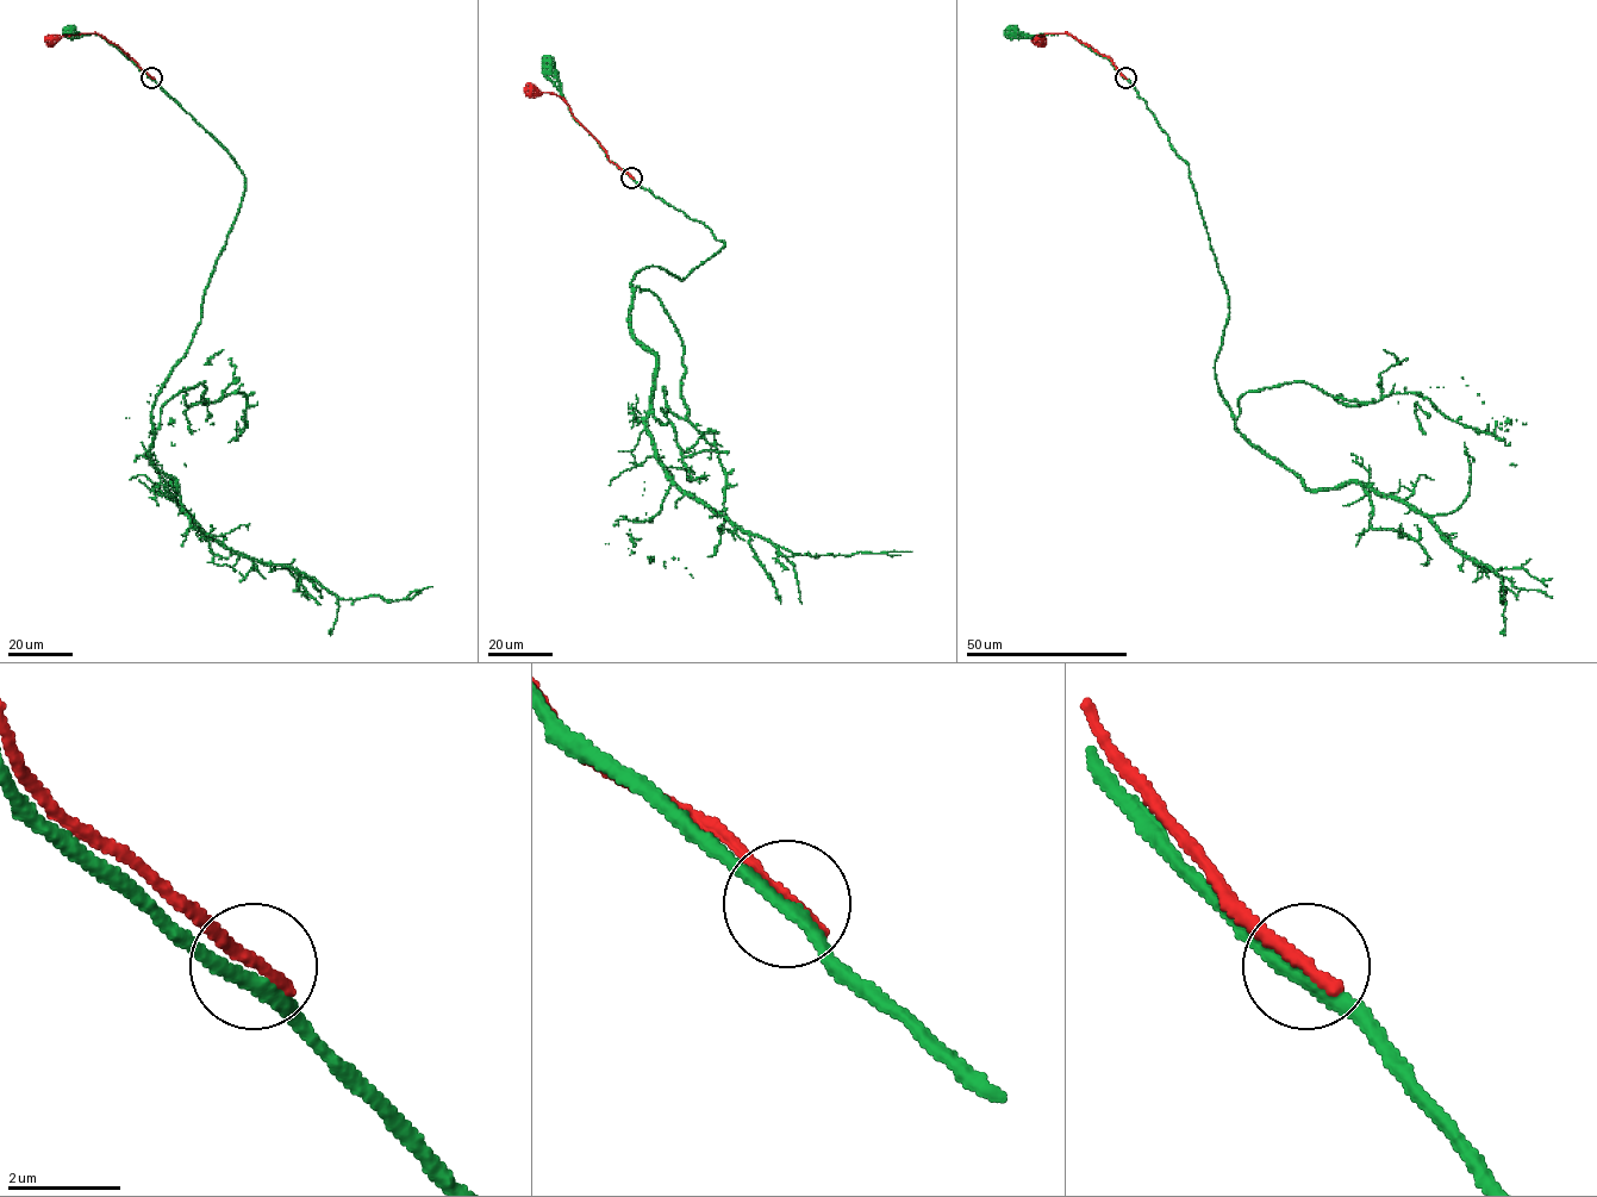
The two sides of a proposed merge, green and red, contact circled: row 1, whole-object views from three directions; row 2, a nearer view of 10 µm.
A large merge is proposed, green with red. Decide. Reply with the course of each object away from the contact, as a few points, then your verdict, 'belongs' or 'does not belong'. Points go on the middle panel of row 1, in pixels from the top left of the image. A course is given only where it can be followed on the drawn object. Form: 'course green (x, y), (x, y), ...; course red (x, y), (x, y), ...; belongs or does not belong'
course green (631, 178), (607, 159), (599, 143), (574, 118), (561, 83), (548, 63); course red (631, 178), (609, 160), (605, 150), (561, 98), (531, 92); does not belong

